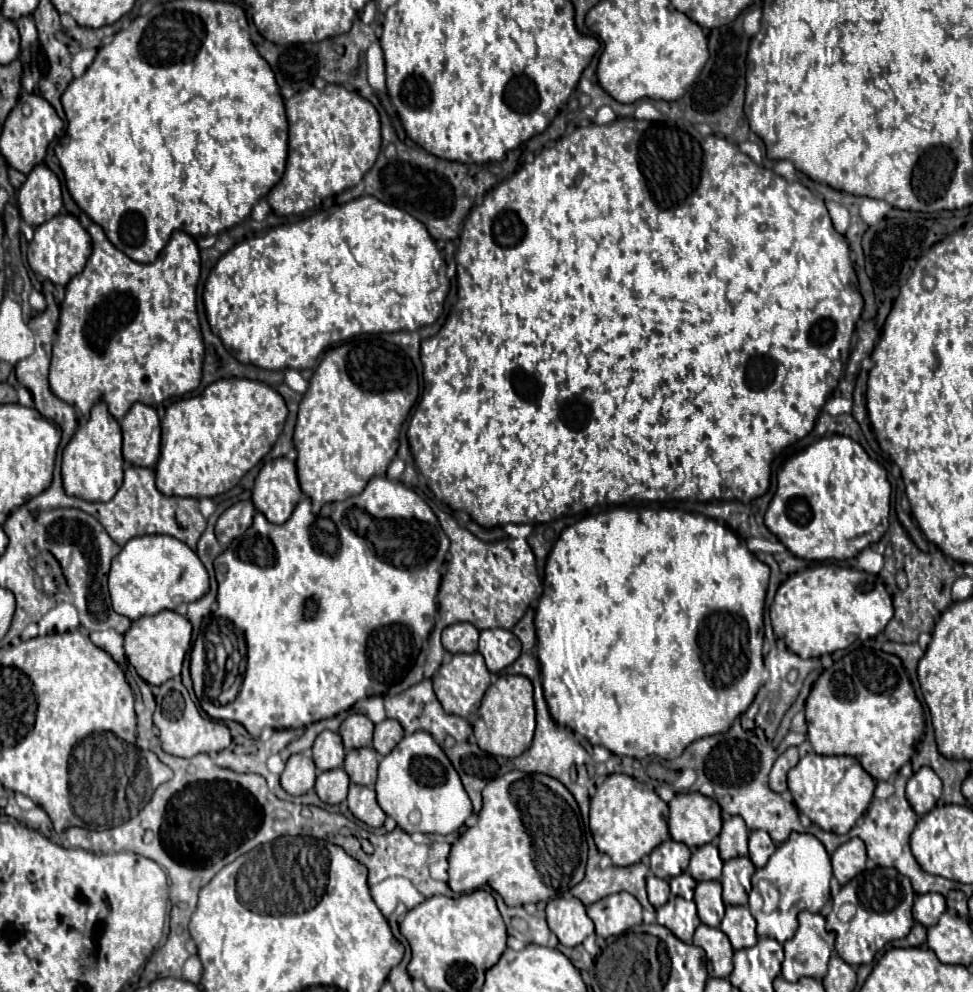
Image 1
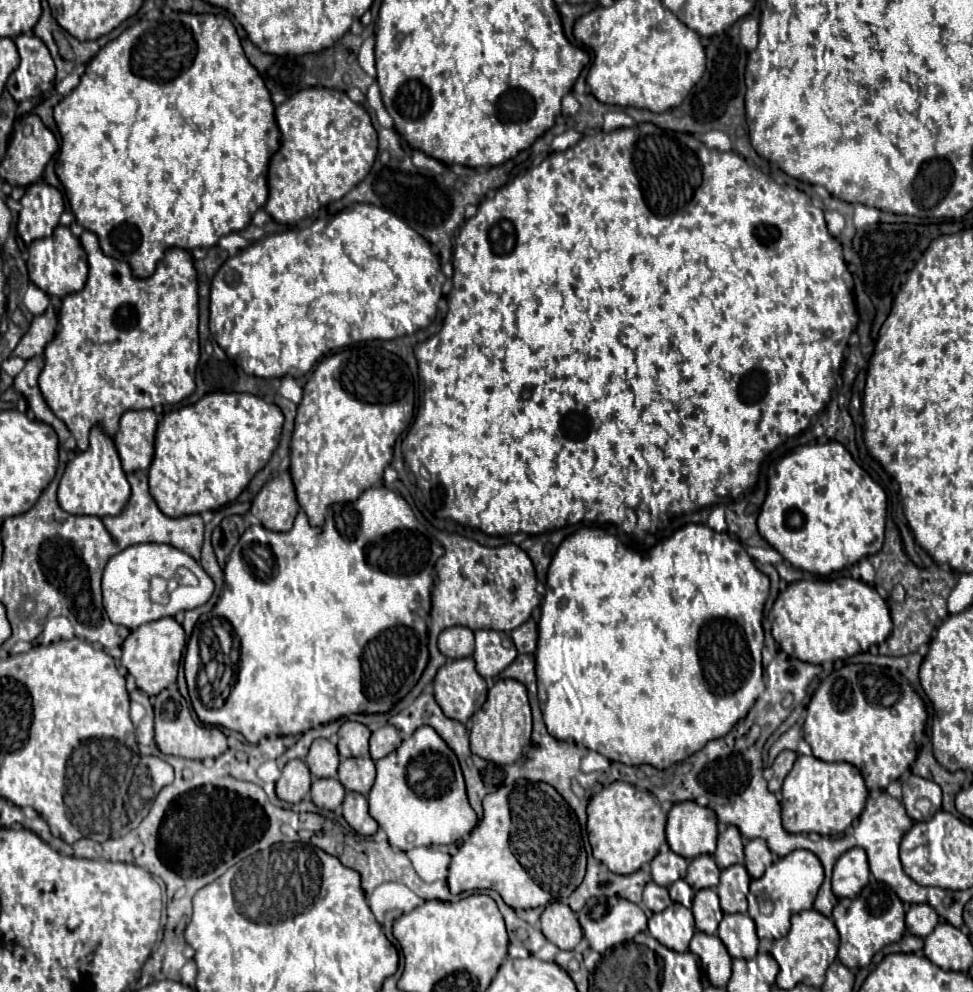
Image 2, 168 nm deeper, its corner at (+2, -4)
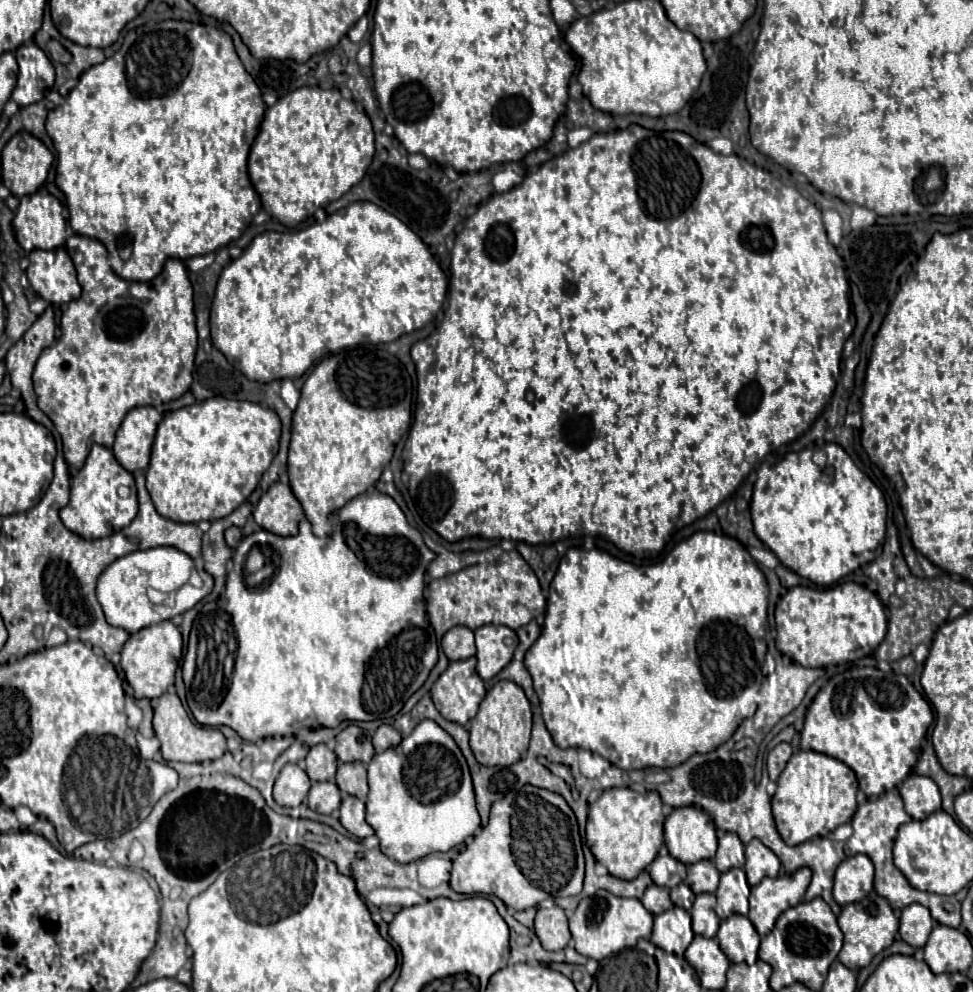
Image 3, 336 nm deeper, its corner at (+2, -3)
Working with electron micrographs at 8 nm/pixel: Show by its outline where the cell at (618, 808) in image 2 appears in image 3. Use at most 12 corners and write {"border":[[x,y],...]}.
{"border":[[607,789],[589,805],[585,841],[631,881],[663,845],[657,791]]}

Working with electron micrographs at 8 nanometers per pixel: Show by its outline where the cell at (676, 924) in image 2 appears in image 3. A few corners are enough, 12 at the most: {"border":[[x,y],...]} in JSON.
{"border":[[685,909],[655,915],[651,941],[681,957],[695,933]]}

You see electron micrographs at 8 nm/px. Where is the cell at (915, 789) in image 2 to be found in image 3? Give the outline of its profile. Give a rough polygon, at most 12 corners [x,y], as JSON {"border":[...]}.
{"border":[[909,775],[899,793],[913,819],[941,809],[933,779]]}

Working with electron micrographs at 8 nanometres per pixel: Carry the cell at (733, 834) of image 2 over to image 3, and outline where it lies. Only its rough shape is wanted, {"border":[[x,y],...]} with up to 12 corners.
{"border":[[735,833],[719,839],[715,867],[743,867],[743,843]]}

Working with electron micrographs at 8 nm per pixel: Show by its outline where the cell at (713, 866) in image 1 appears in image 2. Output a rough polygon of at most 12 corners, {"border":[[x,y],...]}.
{"border":[[711,854],[689,862],[685,882],[693,890],[715,888],[719,868]]}

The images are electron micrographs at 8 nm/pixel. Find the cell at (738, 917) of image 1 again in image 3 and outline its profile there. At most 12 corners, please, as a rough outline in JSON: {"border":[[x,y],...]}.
{"border":[[747,917],[723,919],[717,943],[733,963],[758,960],[759,935]]}

